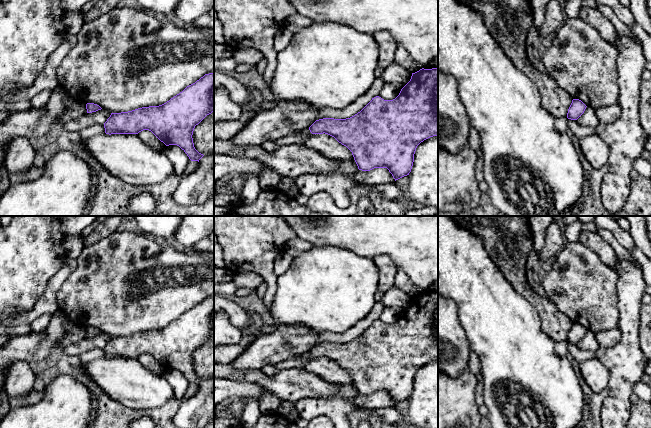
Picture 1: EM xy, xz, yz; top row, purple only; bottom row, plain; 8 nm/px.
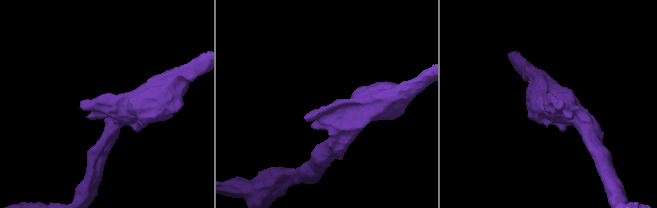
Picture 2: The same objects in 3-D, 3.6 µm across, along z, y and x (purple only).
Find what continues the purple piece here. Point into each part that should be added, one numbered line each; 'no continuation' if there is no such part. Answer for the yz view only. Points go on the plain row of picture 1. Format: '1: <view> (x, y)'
no continuation

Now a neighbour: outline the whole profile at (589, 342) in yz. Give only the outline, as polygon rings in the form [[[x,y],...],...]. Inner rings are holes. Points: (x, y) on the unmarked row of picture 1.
[[[586,331],[584,337],[576,344],[580,349],[595,352],[599,349],[595,334],[590,331]]]

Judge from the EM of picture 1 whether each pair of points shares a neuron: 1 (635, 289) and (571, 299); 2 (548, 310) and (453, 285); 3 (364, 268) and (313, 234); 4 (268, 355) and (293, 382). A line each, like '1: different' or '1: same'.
1: different
2: different
3: different
4: different

